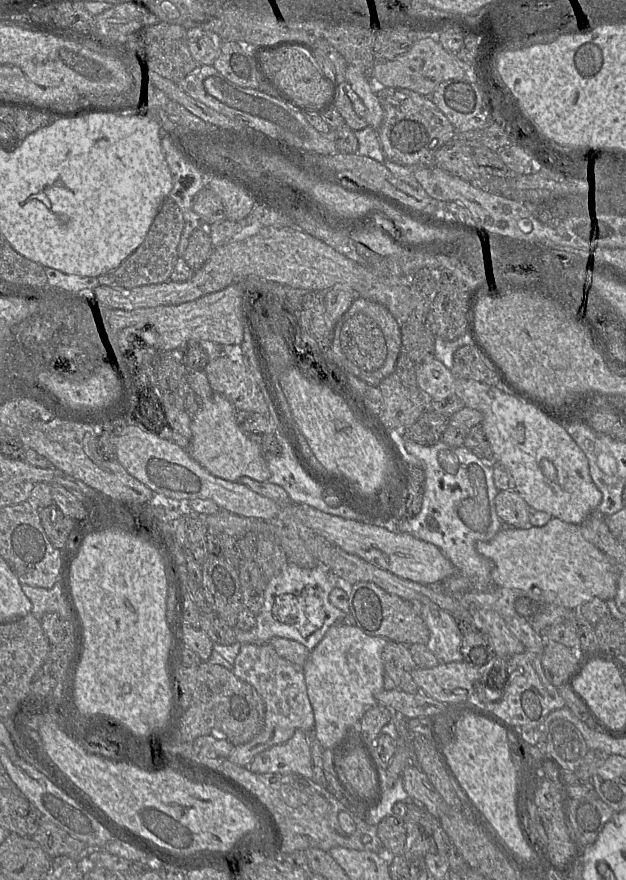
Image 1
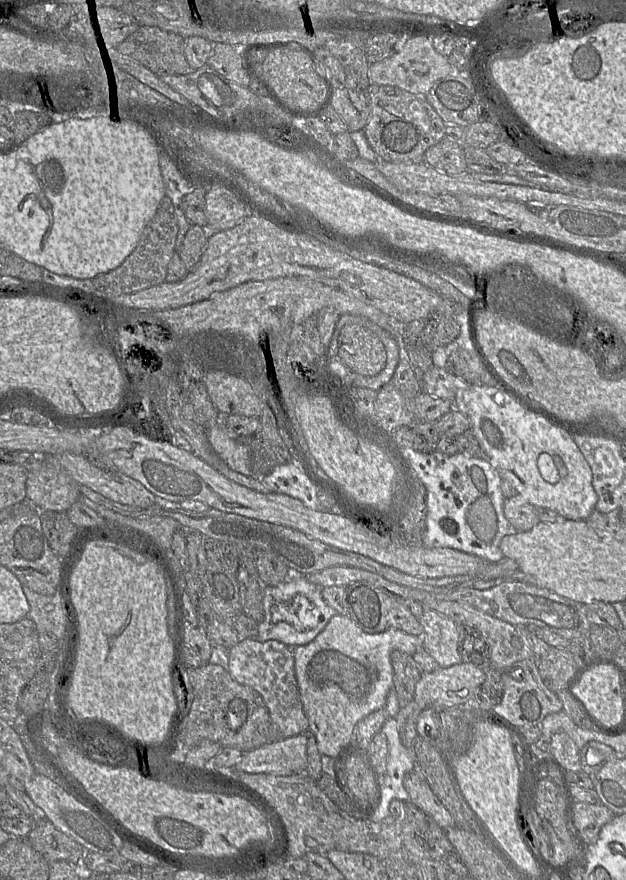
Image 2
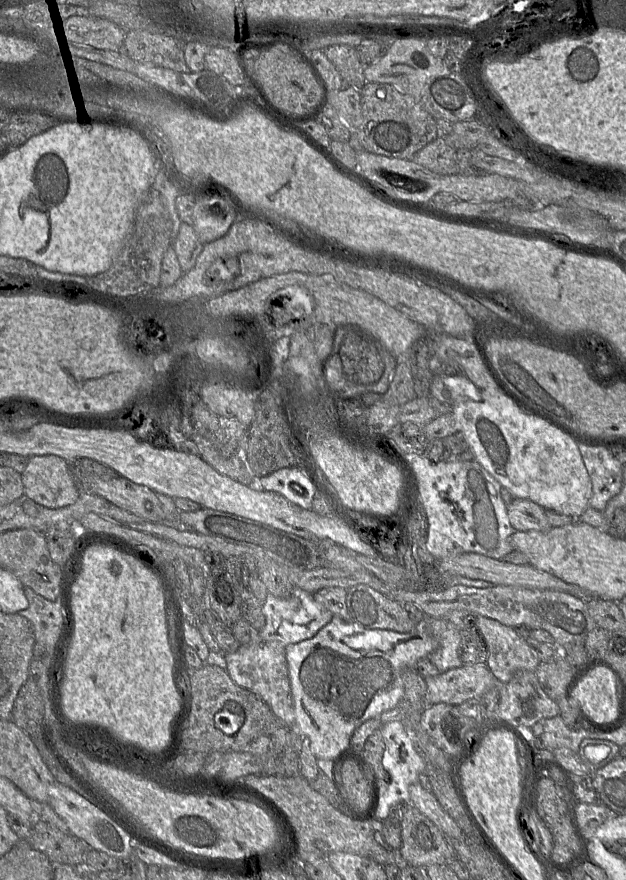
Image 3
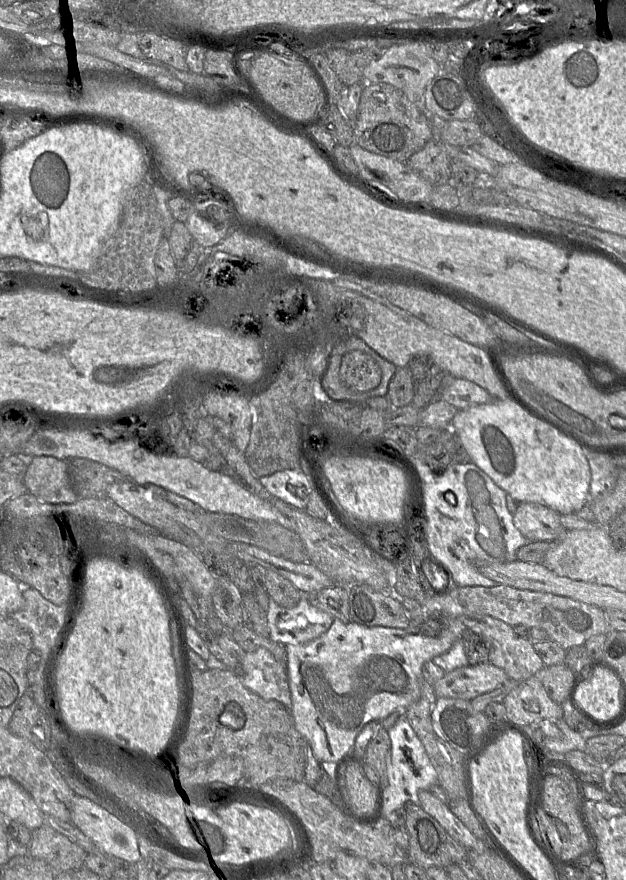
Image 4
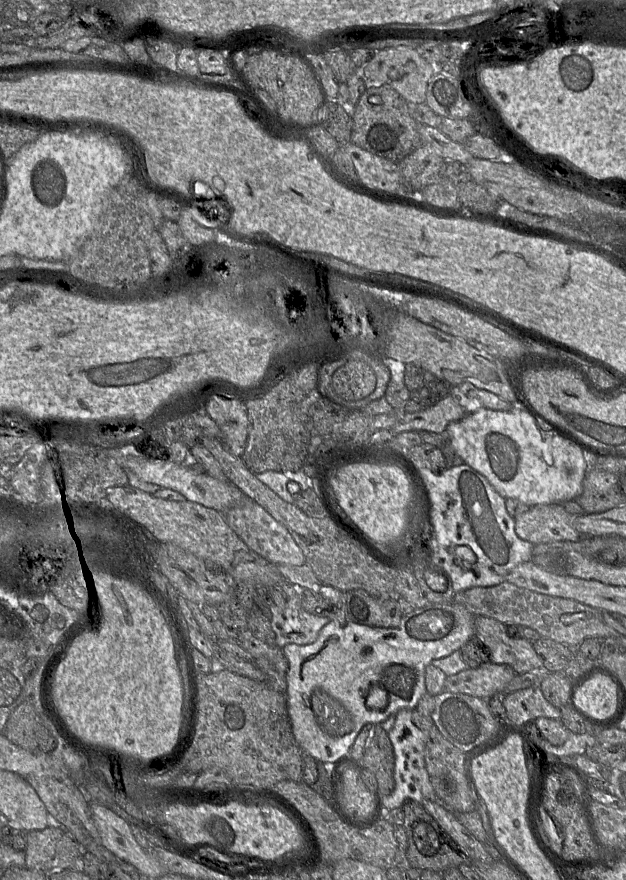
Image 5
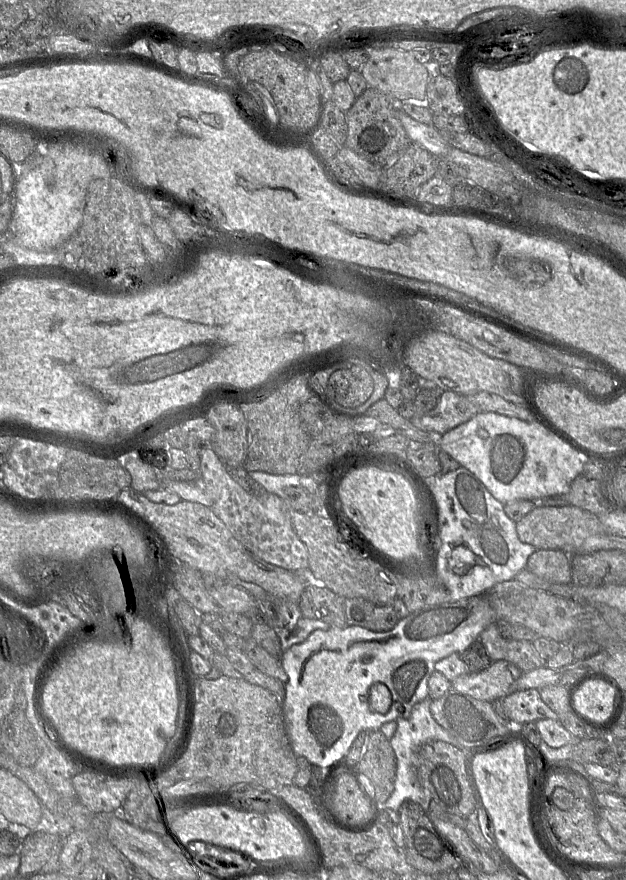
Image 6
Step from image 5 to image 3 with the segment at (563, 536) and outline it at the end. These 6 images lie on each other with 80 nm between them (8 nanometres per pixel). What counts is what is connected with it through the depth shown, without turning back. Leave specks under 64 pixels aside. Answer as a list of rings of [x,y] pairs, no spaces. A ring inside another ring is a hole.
[[[515,498],[507,506],[508,517],[516,531],[548,531],[551,527],[545,509],[538,504]]]

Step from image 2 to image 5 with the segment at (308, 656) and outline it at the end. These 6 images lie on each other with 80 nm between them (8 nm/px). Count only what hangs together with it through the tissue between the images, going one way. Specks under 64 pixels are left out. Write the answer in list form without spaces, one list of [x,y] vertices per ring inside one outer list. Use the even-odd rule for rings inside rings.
[[[428,603],[403,615],[397,627],[370,627],[355,622],[342,626],[330,620],[310,644],[286,644],[282,650],[288,661],[286,672],[286,703],[296,741],[304,752],[317,762],[331,762],[348,755],[366,724],[381,724],[403,709],[414,709],[427,693],[425,669],[433,660],[444,658],[460,650],[475,635],[476,616],[463,605]]]

